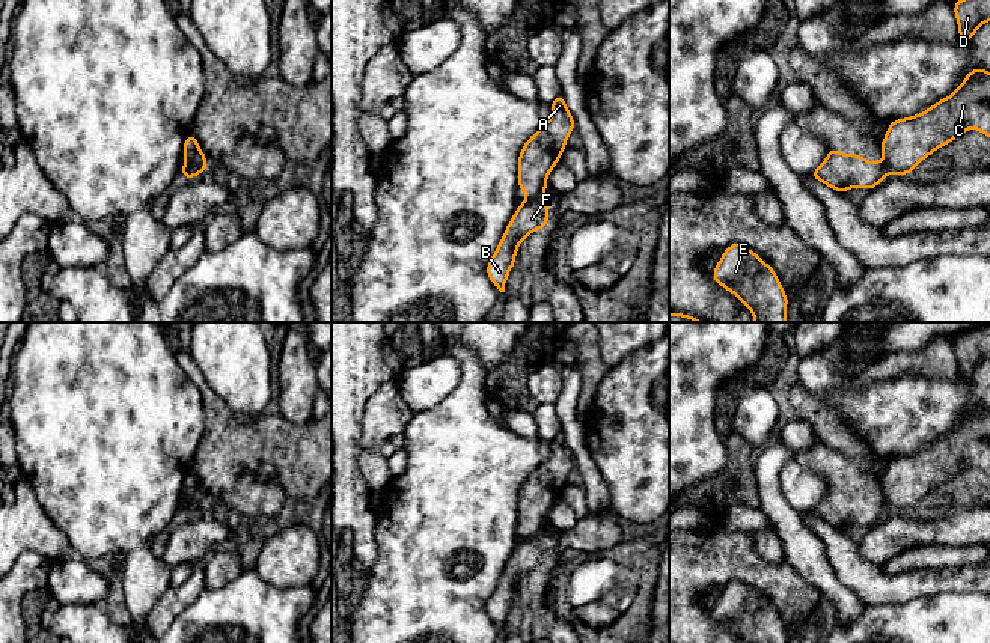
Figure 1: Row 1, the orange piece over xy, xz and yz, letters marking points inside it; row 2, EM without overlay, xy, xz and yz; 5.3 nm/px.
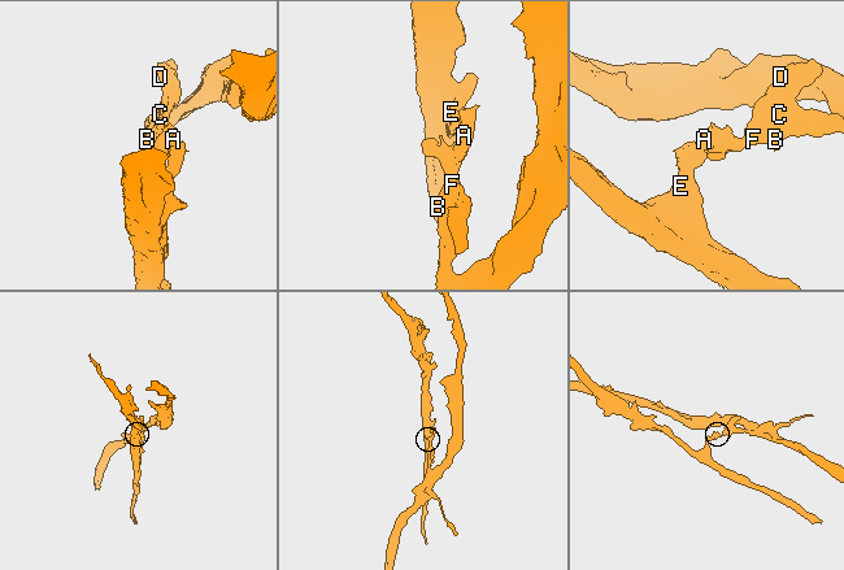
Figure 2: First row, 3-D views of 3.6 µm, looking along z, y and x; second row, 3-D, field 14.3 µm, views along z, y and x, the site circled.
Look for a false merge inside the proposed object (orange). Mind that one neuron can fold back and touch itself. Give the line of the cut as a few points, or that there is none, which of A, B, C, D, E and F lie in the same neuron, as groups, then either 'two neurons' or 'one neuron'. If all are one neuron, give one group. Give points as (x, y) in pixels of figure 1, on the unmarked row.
cut xy (187, 500), (204, 506); groups A E / B C D F; two neurons

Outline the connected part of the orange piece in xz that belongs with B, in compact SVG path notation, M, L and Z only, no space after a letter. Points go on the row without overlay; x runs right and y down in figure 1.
M544 536L520 539L520 544L508 560L505 571L485 605L491 620L500 629L505 629L505 622L511 605L515 602L515 593L521 578L530 571L545 566L548 550L550 547Z

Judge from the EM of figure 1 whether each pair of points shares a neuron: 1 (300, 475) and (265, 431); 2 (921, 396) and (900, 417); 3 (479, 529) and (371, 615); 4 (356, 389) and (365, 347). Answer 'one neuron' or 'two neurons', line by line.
1: one neuron
2: one neuron
3: one neuron
4: one neuron

